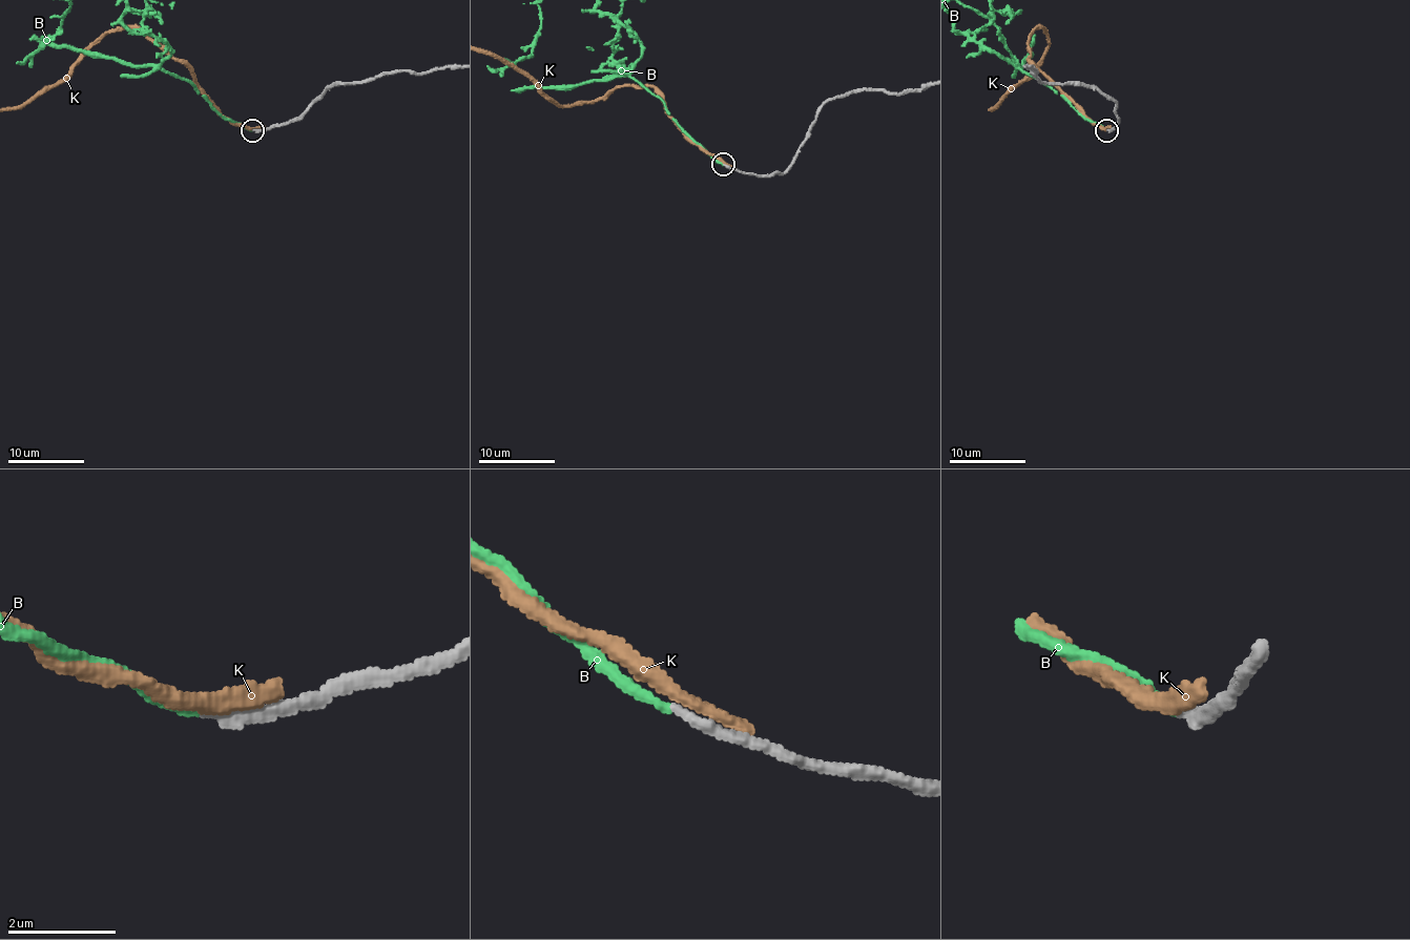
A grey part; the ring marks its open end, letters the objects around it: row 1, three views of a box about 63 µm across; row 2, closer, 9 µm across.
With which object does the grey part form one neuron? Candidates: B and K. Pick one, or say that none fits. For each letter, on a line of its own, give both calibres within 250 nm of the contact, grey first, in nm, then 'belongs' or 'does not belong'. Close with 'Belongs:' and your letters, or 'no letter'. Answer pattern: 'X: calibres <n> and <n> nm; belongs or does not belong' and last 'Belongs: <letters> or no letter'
B: calibres 220 and 170 nm; does not belong
K: calibres 280 and 360 nm; does not belong
Belongs: no letter

